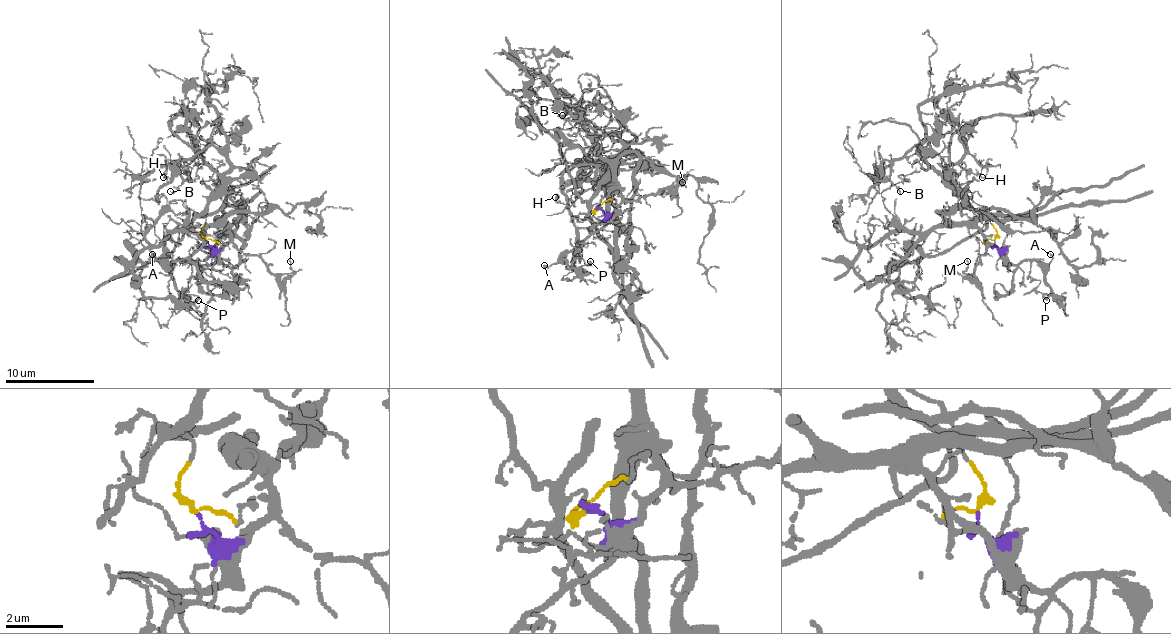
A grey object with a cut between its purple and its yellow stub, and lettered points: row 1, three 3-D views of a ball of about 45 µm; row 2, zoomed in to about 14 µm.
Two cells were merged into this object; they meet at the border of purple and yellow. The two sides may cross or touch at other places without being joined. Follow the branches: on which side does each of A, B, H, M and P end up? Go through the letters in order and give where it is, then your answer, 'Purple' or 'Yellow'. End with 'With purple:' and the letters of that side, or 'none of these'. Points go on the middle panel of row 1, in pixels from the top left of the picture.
A: Place: (544, 265). Purple
B: Place: (562, 115). Yellow
H: Place: (555, 197). Yellow
M: Place: (682, 182). Purple
P: Place: (590, 261). Purple
With purple: A, M, P

